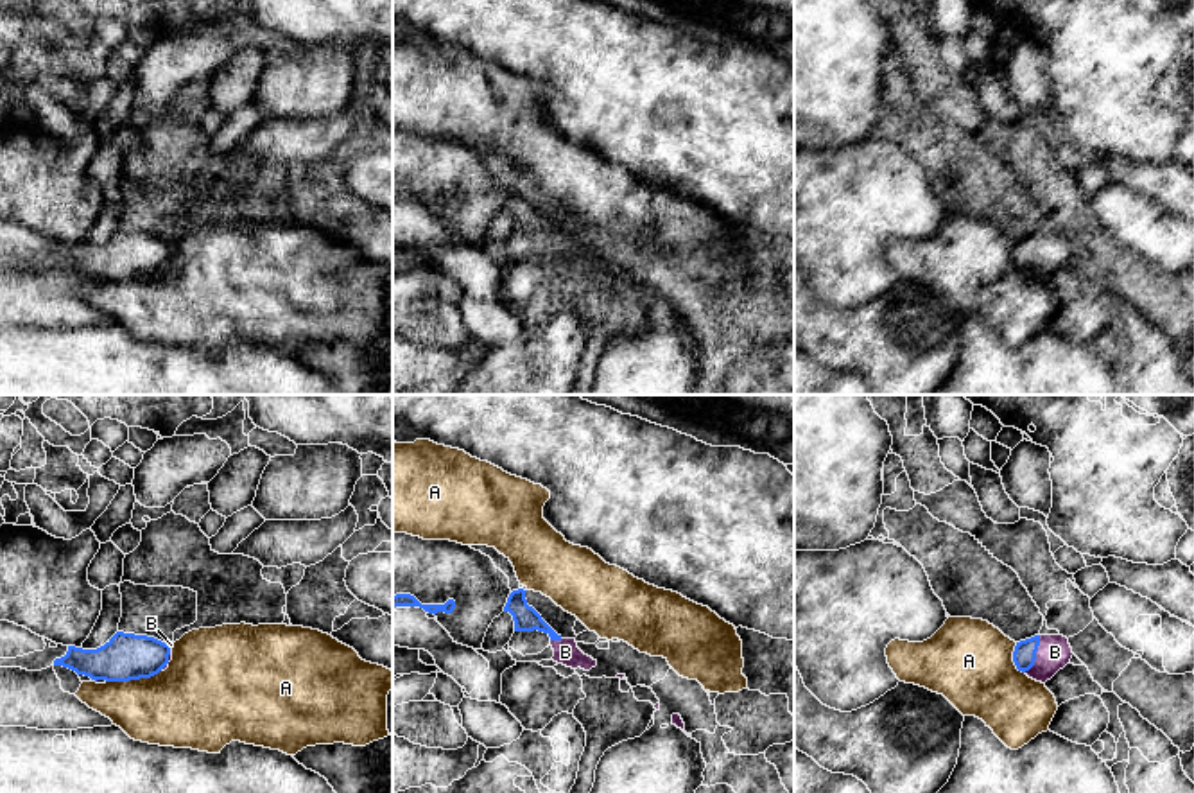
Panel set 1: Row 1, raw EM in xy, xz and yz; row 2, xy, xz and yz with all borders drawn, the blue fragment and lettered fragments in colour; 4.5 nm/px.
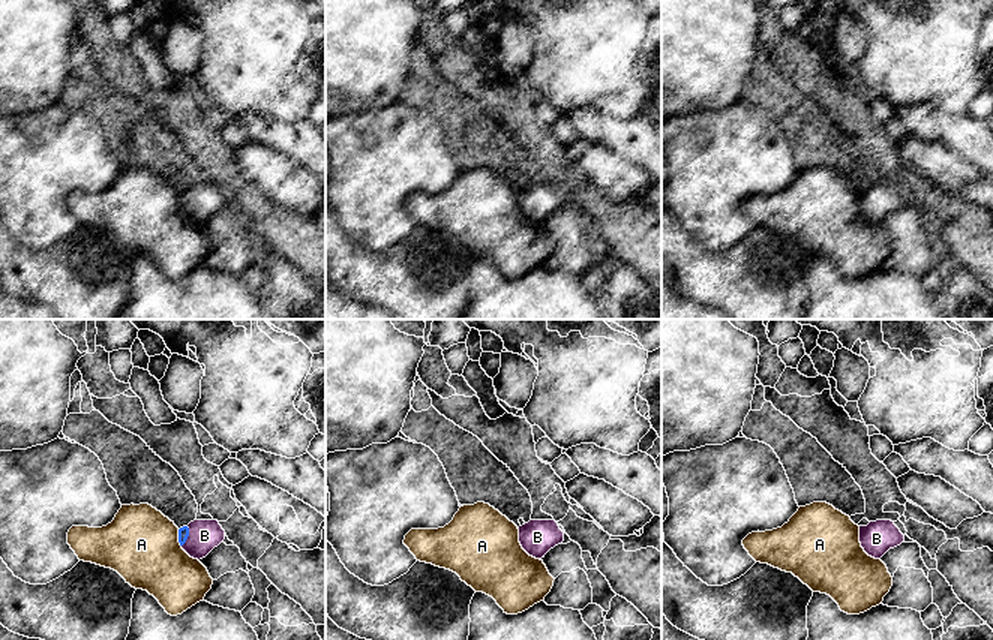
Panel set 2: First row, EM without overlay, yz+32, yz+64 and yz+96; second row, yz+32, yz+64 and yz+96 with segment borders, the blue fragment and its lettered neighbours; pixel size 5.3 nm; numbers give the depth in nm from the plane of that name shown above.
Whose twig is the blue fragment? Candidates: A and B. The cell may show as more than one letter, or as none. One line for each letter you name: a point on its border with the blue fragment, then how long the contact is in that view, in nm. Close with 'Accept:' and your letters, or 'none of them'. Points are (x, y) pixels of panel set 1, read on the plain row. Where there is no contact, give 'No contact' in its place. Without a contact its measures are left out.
B: Touches blue at yz (1035, 253). Shared border 180 nm
Accept: B

